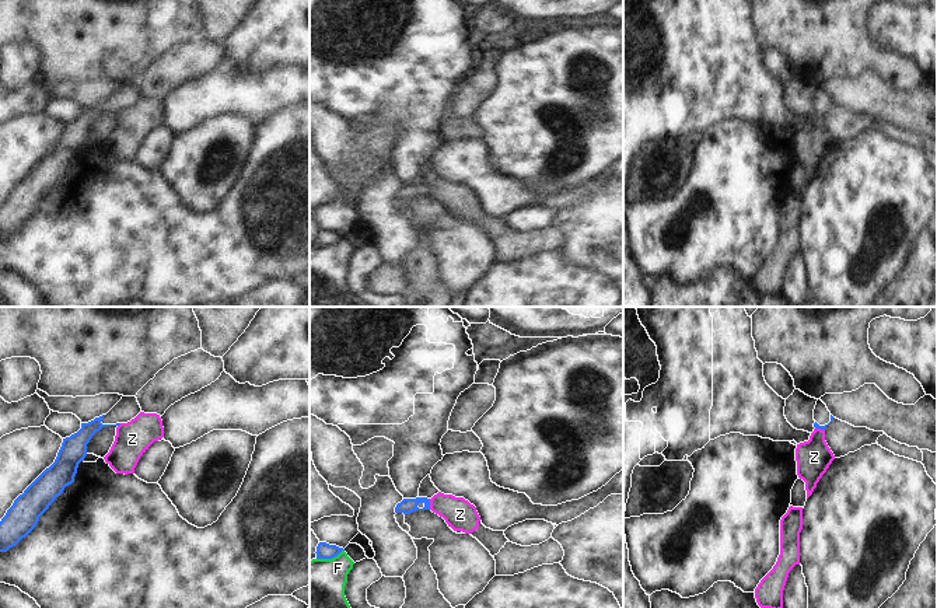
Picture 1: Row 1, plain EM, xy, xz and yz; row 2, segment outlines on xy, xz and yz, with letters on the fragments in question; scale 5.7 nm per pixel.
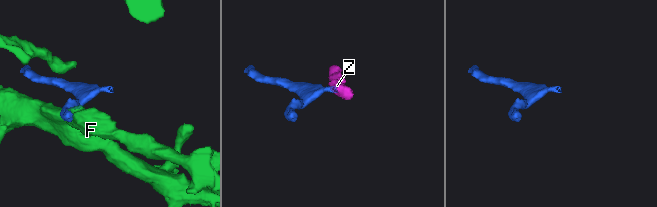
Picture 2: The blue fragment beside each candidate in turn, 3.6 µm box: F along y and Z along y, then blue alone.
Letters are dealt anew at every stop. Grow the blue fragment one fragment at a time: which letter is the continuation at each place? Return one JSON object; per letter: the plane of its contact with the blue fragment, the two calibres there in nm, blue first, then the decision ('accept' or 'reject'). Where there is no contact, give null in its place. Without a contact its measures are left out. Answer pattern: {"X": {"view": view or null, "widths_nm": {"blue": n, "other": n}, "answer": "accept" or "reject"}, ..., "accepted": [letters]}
{"F": {"view": "xz", "widths_nm": {"blue": 100, "other": 400}, "answer": "reject"}, "Z": {"view": "xz", "widths_nm": {"blue": 90, "other": 180}, "answer": "reject"}, "accepted": []}

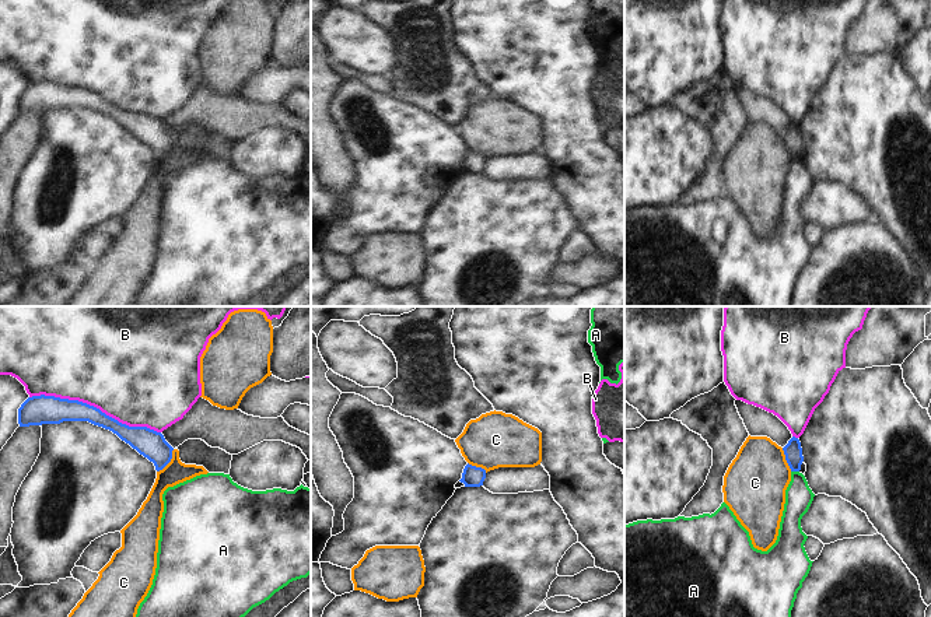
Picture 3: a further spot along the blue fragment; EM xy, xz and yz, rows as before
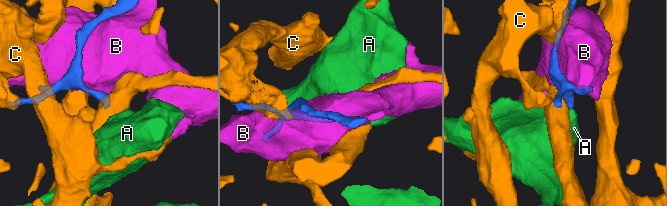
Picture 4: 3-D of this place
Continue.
{"A": {"view": "yz", "widths_nm": {"blue": 110, "other": 160}, "answer": "reject"}, "B": {"view": "xy", "widths_nm": {"blue": 160, "other": 500}, "answer": "reject"}, "C": {"view": "xy", "widths_nm": {"blue": 160, "other": 140}, "answer": "reject"}, "accepted": []}

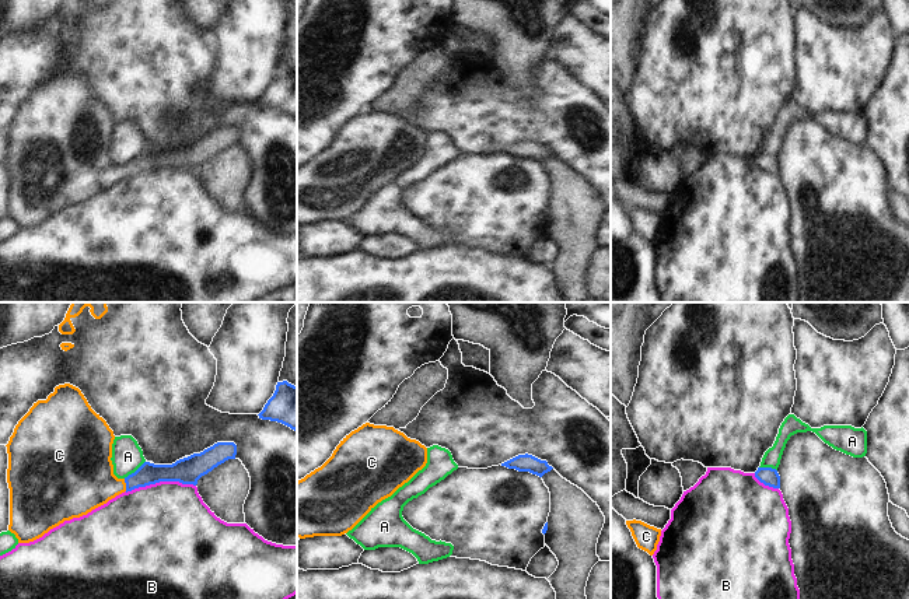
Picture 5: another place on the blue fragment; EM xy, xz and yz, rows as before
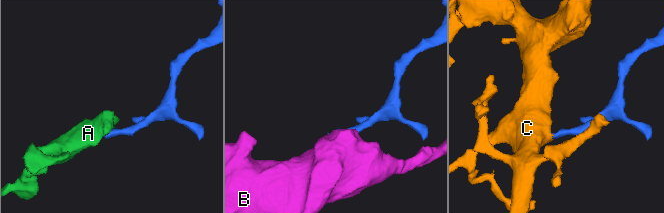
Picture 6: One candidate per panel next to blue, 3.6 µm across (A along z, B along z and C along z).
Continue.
{"A": {"view": "xy", "widths_nm": {"blue": 130, "other": 180}, "answer": "reject"}, "B": {"view": "xy", "widths_nm": {"blue": 160, "other": 480}, "answer": "reject"}, "C": {"view": "xy", "widths_nm": {"blue": 130, "other": 360}, "answer": "accept"}, "accepted": ["C"]}

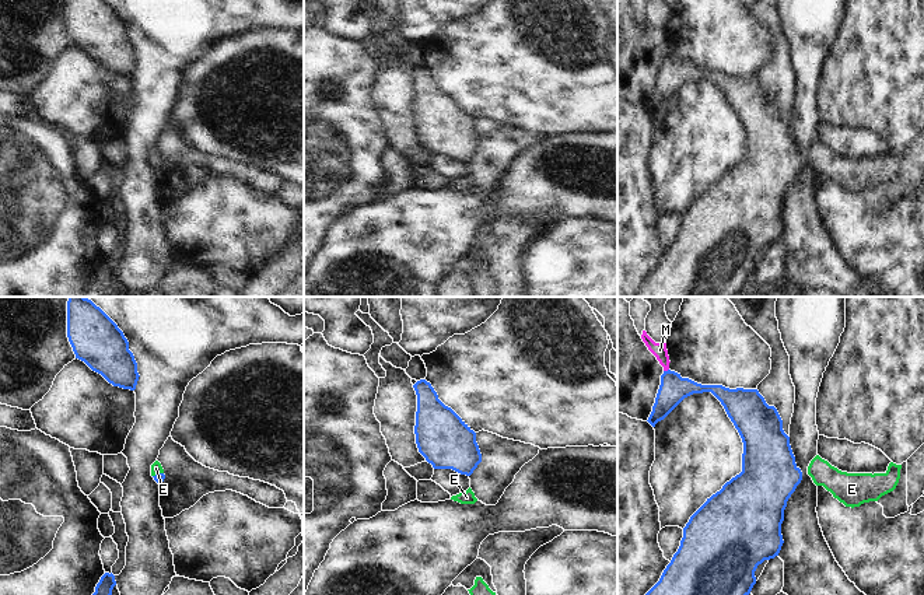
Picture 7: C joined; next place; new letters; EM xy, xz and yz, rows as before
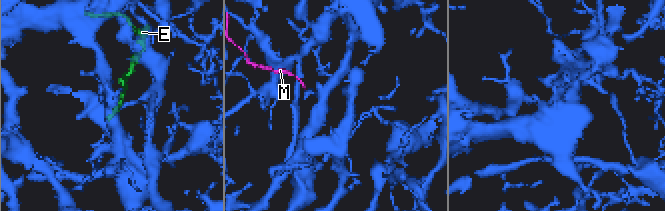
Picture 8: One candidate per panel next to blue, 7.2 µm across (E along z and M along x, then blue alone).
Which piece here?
{"E": {"view": "xy", "widths_nm": {"blue": 50, "other": 60}, "answer": "accept"}, "M": {"view": "yz", "widths_nm": {"blue": 160, "other": 80}, "answer": "reject"}, "accepted": ["E"]}

